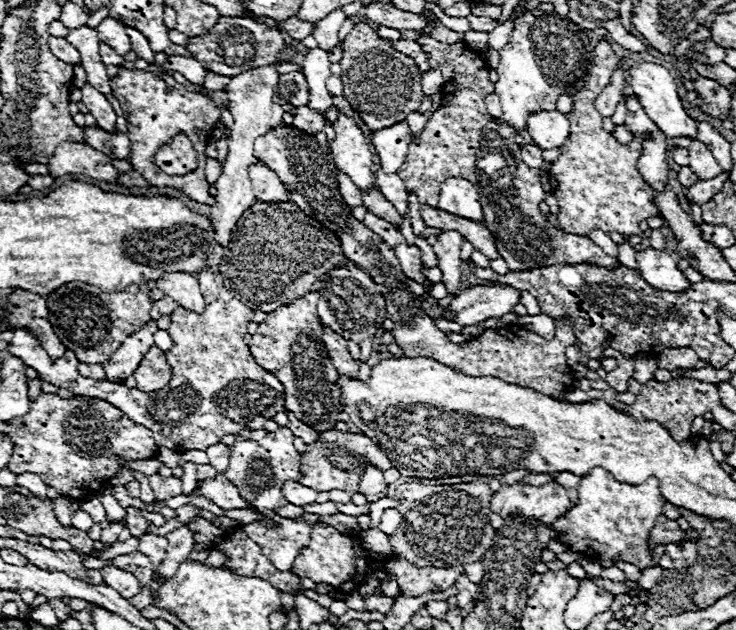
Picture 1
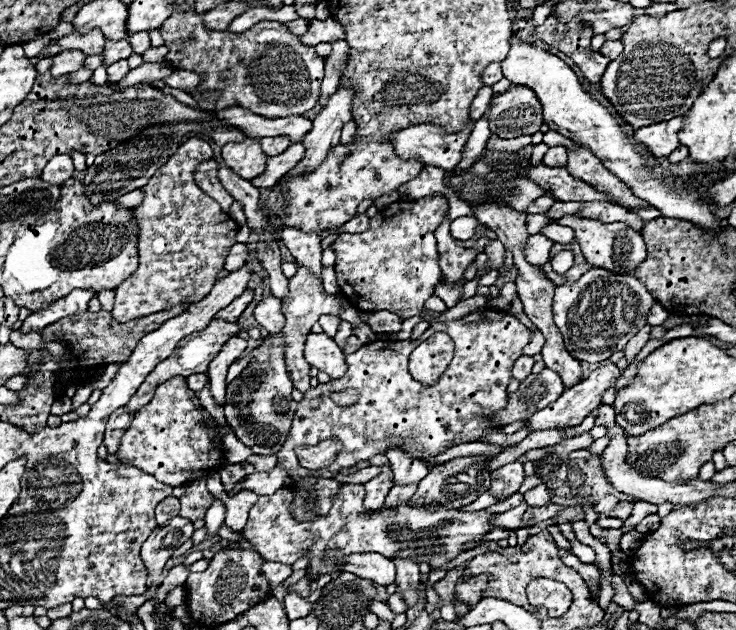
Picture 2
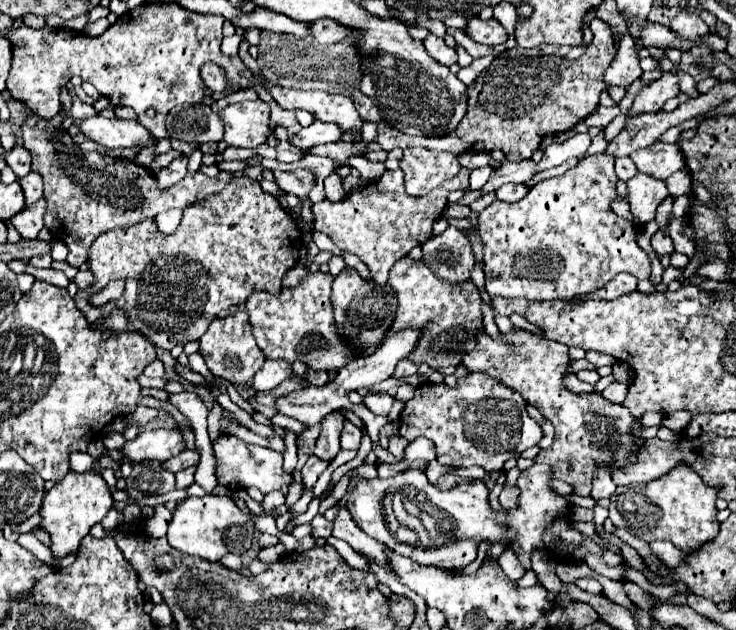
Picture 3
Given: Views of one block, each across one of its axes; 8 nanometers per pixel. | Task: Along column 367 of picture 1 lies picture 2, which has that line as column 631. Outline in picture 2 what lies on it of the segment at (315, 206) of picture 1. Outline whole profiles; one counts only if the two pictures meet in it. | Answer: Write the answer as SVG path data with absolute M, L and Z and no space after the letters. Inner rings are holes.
M566 215L559 219L559 224L568 226L576 232L576 242L582 248L582 254L586 256L590 266L598 268L608 268L612 272L634 272L636 264L644 260L646 256L646 246L642 240L642 234L626 226L624 222L600 222L594 218L578 218L572 215Z

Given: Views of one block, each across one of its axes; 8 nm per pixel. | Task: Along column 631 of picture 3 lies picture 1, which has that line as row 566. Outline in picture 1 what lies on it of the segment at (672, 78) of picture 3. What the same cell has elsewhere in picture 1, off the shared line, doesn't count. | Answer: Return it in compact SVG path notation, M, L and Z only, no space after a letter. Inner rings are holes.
M106 566L106 568L102 568L102 574L104 574L104 582L110 588L116 588L116 592L120 592L120 596L124 596L124 598L132 598L142 590L136 576L126 570L120 570L116 566Z

